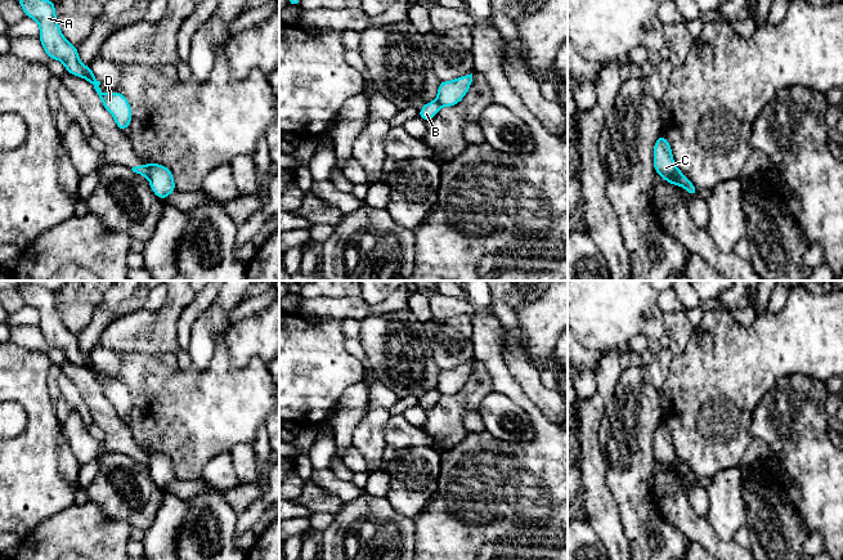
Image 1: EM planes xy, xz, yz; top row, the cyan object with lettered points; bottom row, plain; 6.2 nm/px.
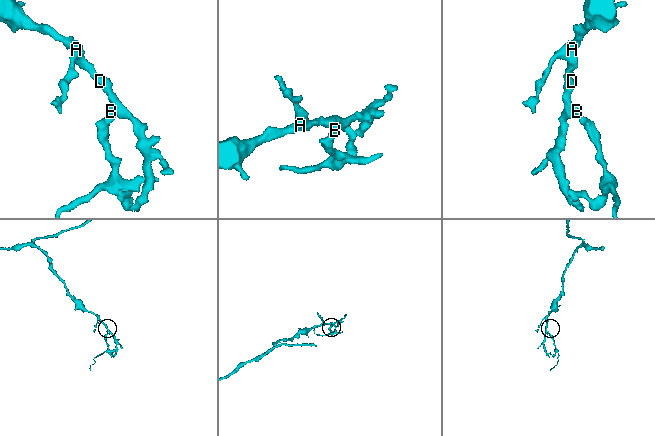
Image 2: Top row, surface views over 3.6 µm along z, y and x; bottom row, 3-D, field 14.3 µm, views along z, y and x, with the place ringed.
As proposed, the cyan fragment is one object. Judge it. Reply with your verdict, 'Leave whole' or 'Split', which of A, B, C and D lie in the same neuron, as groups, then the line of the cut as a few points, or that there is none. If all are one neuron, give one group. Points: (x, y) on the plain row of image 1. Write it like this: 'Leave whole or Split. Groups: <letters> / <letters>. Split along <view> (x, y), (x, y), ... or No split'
Split. Groups: A C D / B. Split along yz (676, 457), (676, 467), (681, 473)

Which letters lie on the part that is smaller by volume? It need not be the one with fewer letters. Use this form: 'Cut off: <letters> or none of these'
Cut off: B

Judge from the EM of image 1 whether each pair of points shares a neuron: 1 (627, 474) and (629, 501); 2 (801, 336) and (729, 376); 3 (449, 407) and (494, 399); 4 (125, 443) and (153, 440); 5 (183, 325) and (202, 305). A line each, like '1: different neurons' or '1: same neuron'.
1: same neuron
2: same neuron
3: different neurons
4: different neurons
5: same neuron

